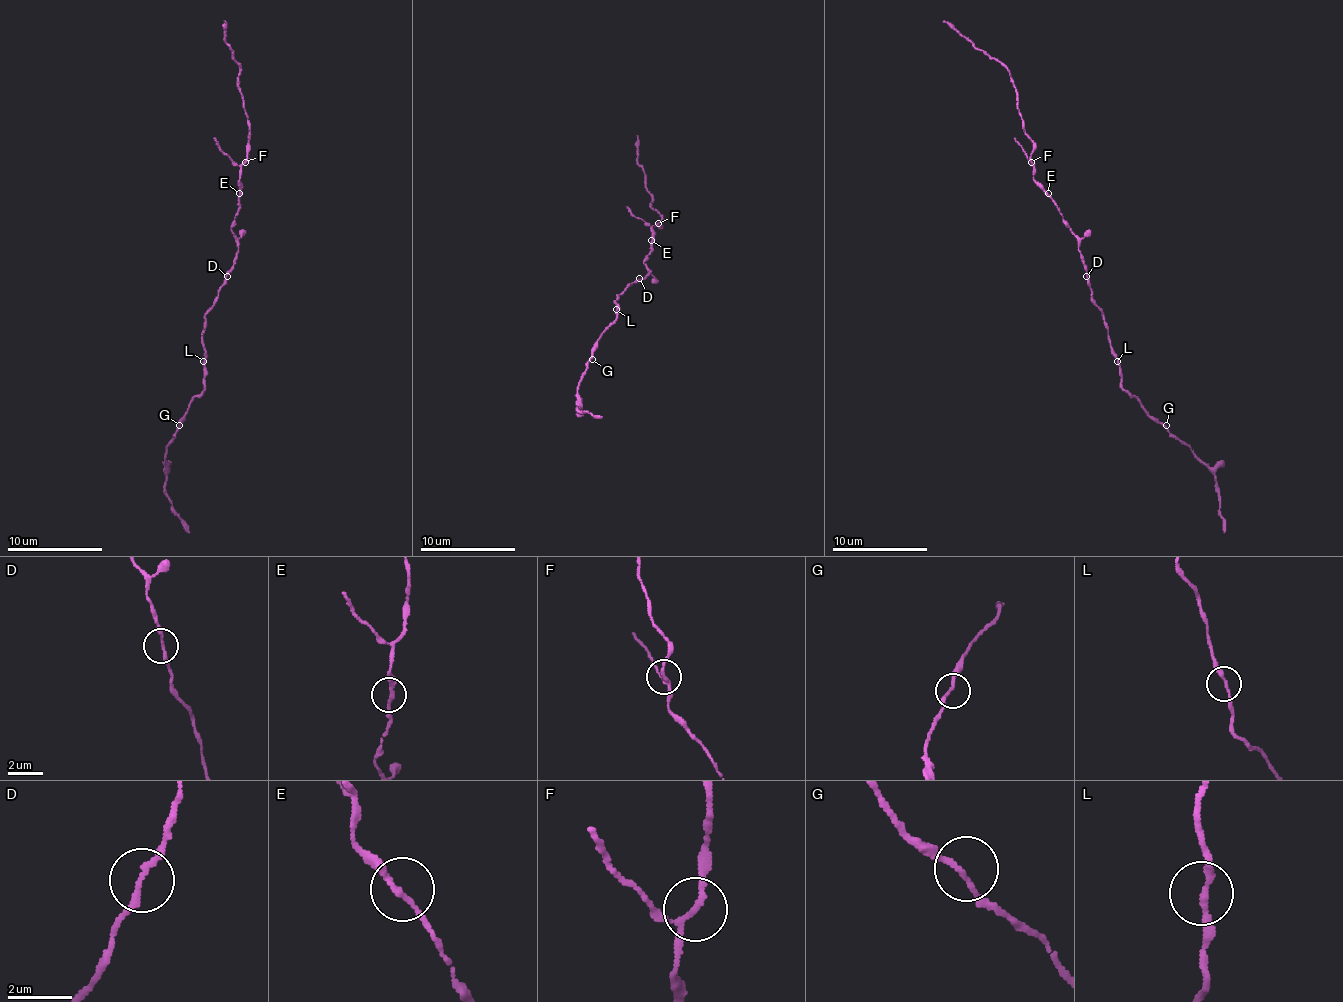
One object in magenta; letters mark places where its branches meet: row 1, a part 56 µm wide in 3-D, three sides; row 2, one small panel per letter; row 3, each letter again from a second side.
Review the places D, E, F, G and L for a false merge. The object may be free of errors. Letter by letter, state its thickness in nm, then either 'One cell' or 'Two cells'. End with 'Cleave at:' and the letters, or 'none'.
D: Thickness 170 nm. One cell
E: Thickness 190 nm. One cell
F: Thickness 140 nm. One cell
G: Thickness 160 nm. One cell
L: Thickness 180 nm. One cell
Cleave at: none

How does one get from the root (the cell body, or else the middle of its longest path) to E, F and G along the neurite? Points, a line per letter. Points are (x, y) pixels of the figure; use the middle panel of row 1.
E: (637, 281), (651, 271), (644, 264), (651, 252), (651, 240)
F: (637, 281), (651, 271), (644, 259), (651, 252), (651, 229), (658, 224)
G: (637, 281), (616, 300), (618, 316), (599, 338), (592, 359)

